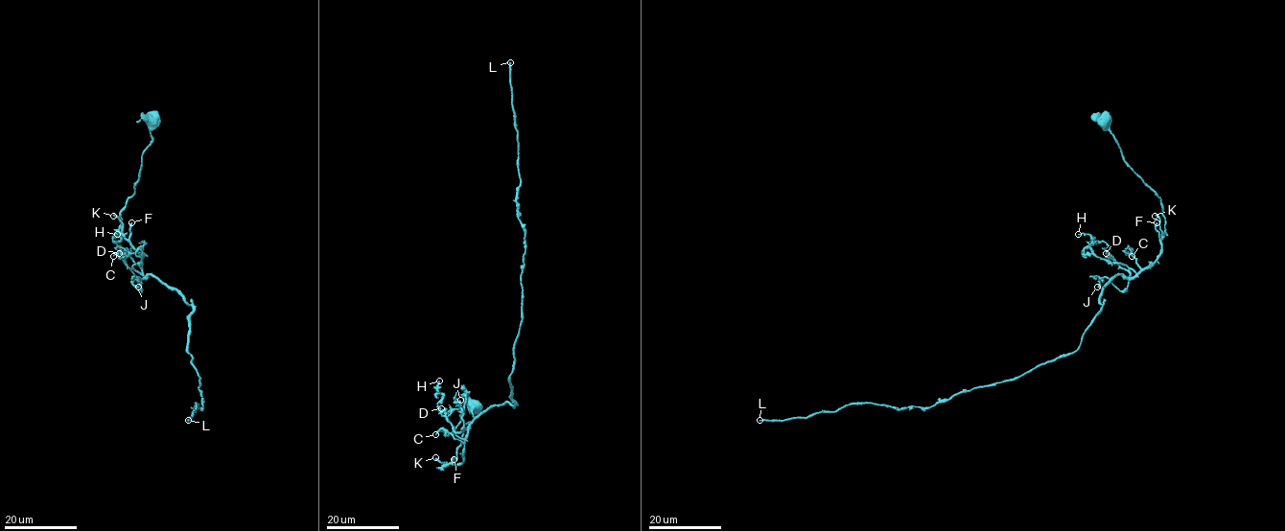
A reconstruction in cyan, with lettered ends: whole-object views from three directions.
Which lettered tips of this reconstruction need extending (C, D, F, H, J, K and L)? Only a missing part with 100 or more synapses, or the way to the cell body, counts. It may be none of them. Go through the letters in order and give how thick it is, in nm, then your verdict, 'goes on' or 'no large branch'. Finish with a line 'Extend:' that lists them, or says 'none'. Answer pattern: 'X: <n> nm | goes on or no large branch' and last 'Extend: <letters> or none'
C: 140 nm | no large branch
D: 130 nm | no large branch
F: 320 nm | no large branch
H: 120 nm | no large branch
J: 200 nm | no large branch
K: 380 nm | no large branch
L: 180 nm | goes on
Extend: L

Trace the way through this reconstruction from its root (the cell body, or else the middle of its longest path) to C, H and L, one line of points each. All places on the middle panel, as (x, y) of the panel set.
C: (475, 406), (475, 418), (464, 426), (457, 457), (441, 468), (460, 464), (463, 444), (442, 428), (435, 434)
H: (475, 406), (457, 457), (441, 468), (463, 460), (464, 441), (447, 420), (451, 411), (437, 405), (439, 380)
L: (475, 406), (457, 457), (441, 468), (463, 460), (476, 418), (515, 404), (509, 378), (525, 234), (510, 62)

